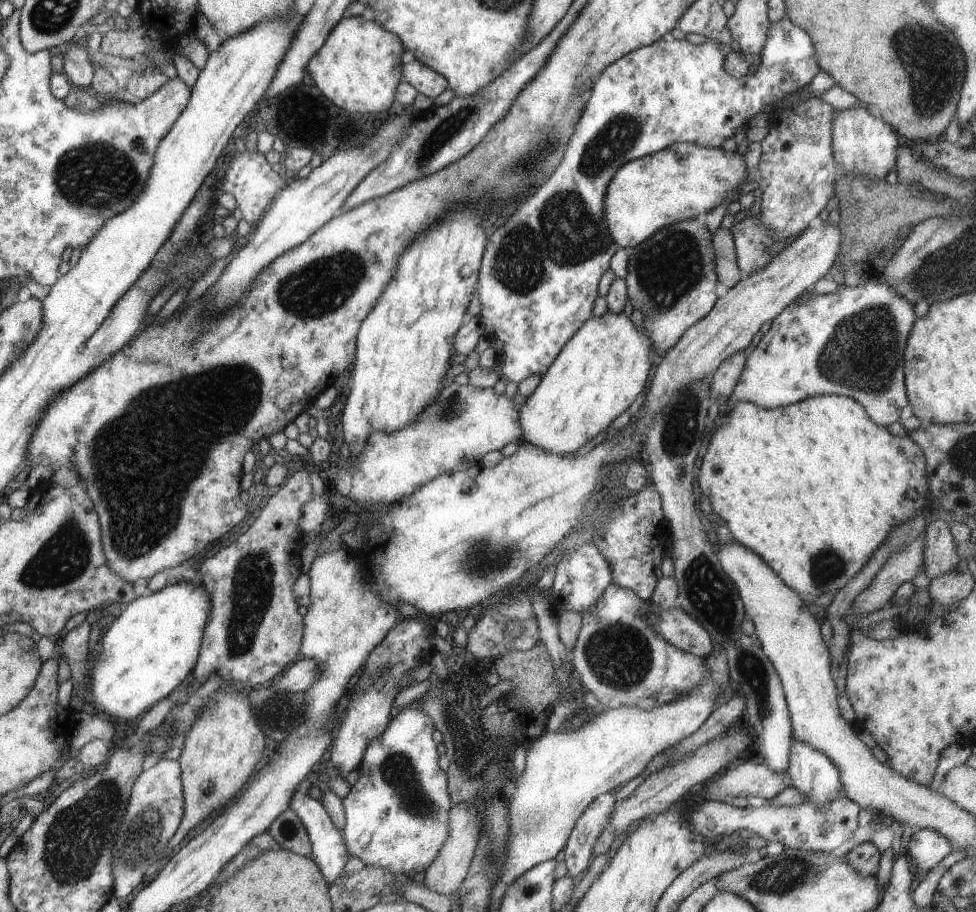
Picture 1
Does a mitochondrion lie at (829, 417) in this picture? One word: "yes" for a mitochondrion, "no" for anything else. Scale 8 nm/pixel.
no

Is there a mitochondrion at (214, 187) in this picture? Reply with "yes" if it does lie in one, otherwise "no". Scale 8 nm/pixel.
no

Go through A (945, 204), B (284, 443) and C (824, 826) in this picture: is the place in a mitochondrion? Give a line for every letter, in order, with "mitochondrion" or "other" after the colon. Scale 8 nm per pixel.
A: other
B: other
C: mitochondrion

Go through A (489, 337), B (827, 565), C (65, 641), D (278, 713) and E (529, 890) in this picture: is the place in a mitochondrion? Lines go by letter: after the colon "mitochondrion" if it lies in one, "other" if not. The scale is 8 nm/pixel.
A: other
B: mitochondrion
C: other
D: mitochondrion
E: mitochondrion

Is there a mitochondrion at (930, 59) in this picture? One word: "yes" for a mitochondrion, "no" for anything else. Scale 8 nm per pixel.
yes

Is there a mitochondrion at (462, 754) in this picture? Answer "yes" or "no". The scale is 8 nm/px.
yes

